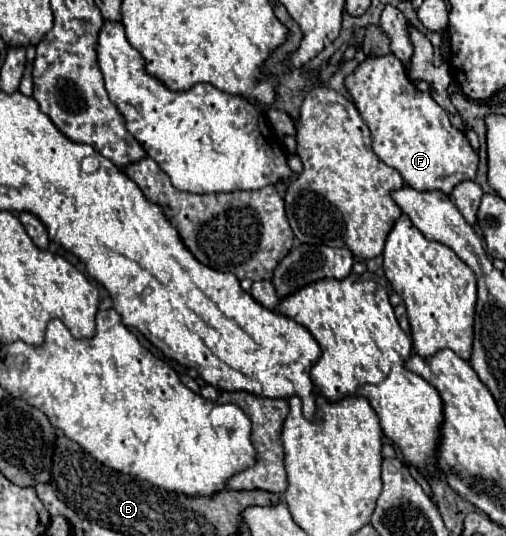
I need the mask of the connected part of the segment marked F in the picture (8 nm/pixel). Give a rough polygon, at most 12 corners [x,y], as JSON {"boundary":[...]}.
{"boundary":[[396,56],[344,78],[372,150],[416,190],[474,180],[478,154]]}

